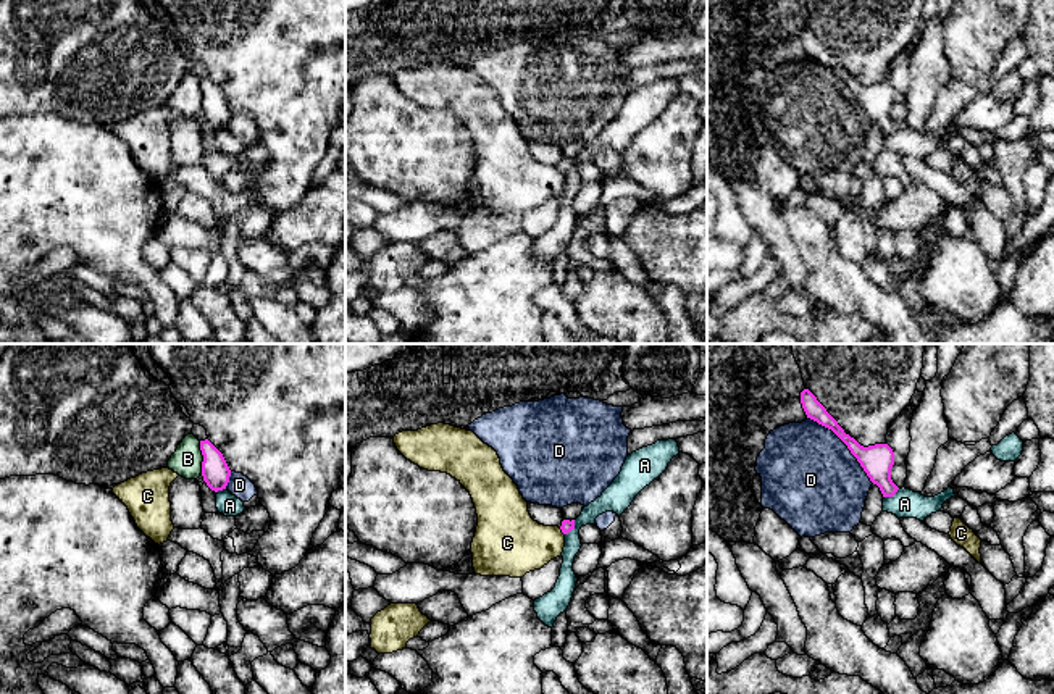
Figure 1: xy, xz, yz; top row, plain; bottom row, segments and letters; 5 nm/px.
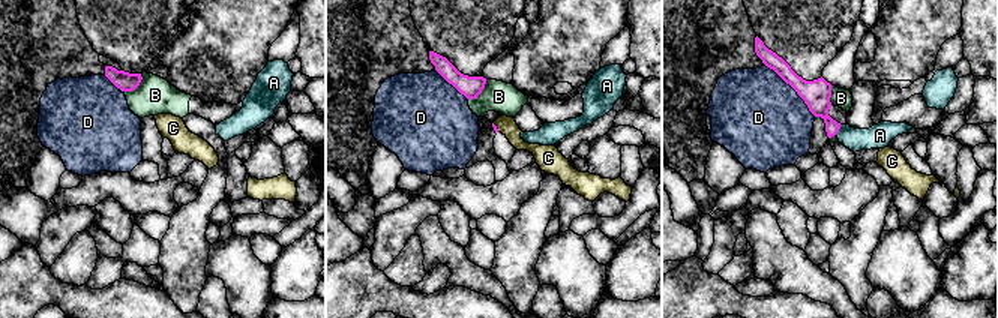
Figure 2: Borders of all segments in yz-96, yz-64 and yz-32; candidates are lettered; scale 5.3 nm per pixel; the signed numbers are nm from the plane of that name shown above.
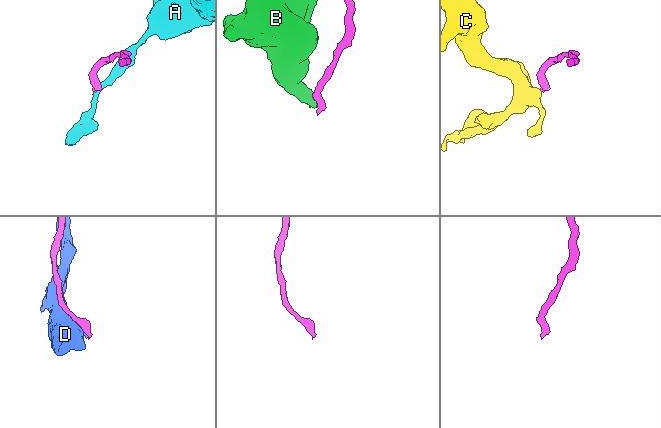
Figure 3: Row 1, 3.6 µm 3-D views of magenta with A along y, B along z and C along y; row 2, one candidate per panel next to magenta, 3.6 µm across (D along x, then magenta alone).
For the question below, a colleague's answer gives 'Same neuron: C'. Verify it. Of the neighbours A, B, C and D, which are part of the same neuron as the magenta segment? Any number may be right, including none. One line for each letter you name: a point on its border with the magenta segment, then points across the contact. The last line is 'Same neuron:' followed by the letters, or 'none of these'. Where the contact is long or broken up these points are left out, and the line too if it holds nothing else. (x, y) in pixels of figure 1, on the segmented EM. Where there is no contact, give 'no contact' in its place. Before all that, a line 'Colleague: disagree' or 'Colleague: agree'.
Colleague: disagree
Same neuron: none of these

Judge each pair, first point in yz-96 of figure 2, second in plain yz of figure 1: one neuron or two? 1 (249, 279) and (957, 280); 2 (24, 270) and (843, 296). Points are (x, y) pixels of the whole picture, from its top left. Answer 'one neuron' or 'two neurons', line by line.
1: one neuron
2: two neurons

